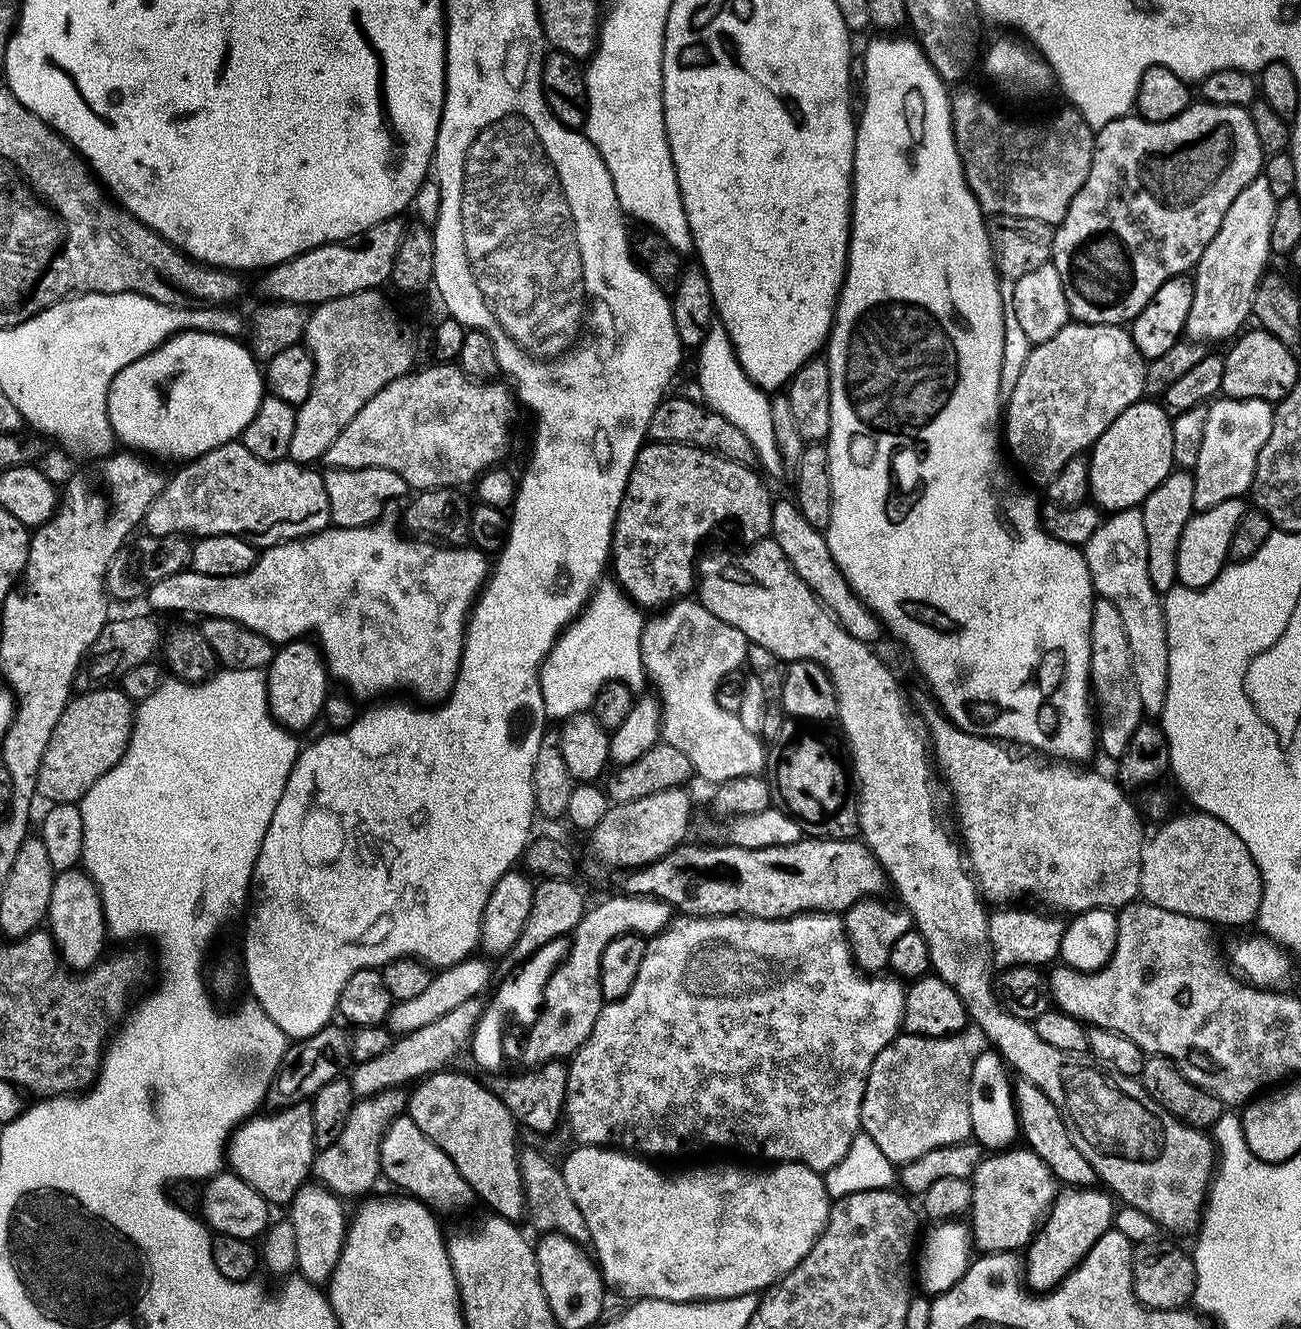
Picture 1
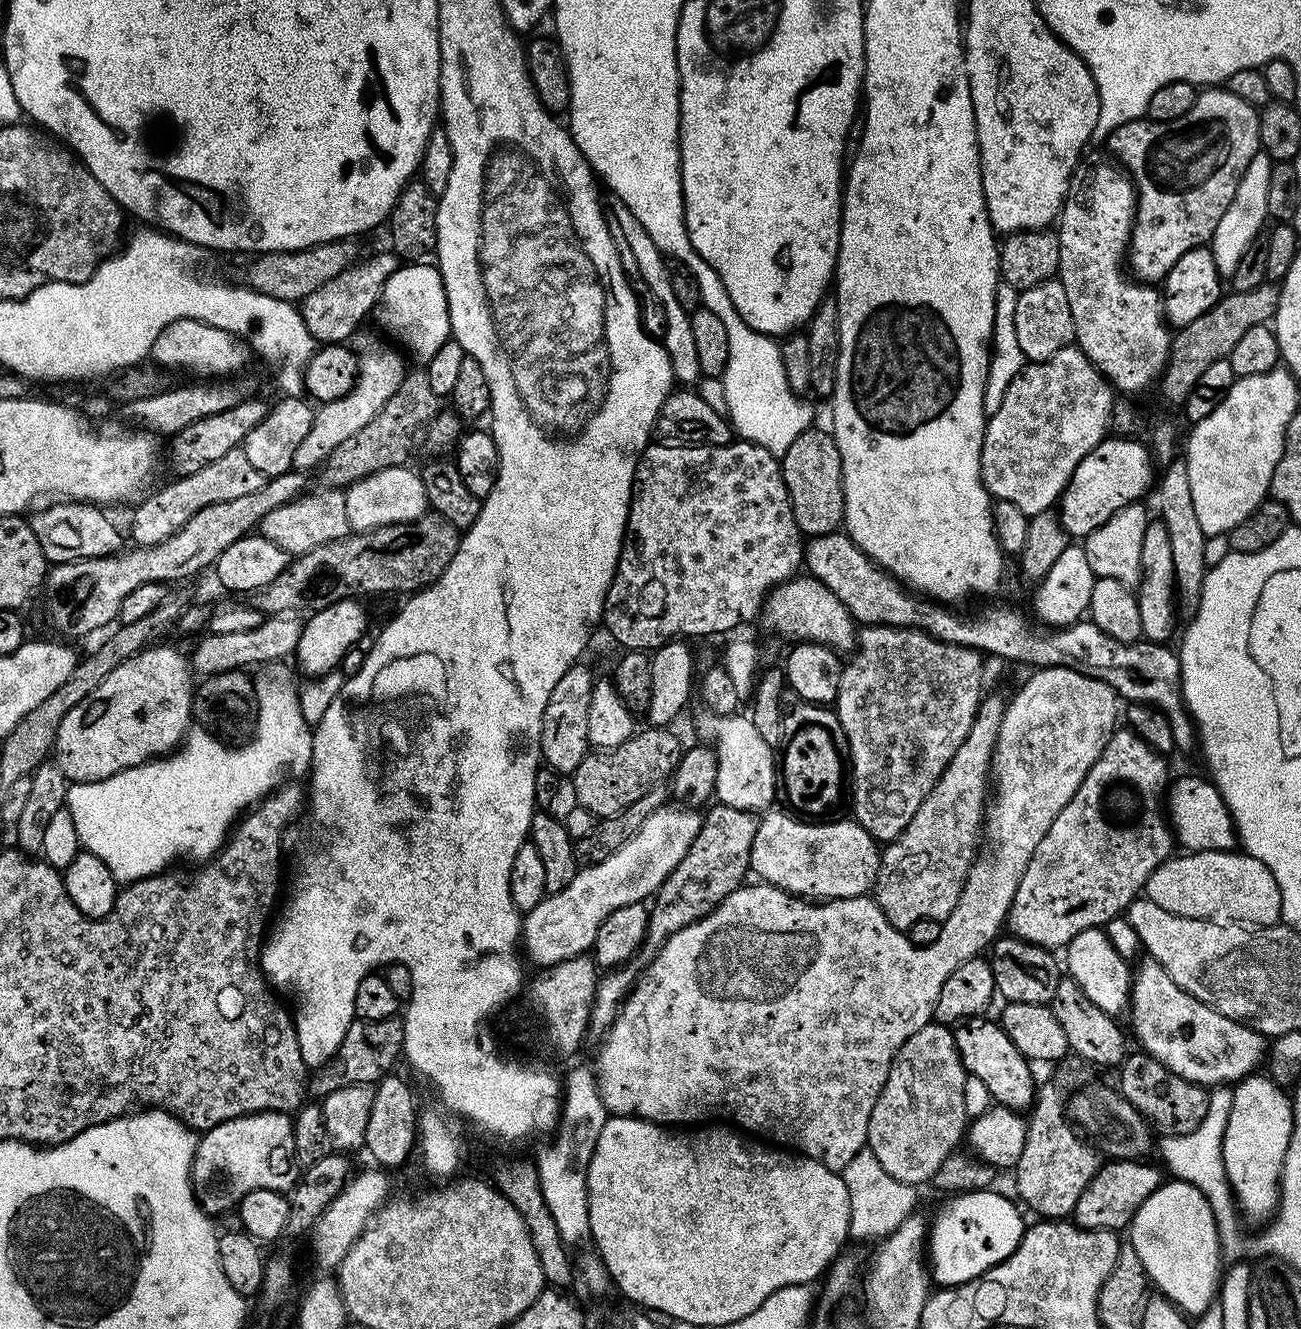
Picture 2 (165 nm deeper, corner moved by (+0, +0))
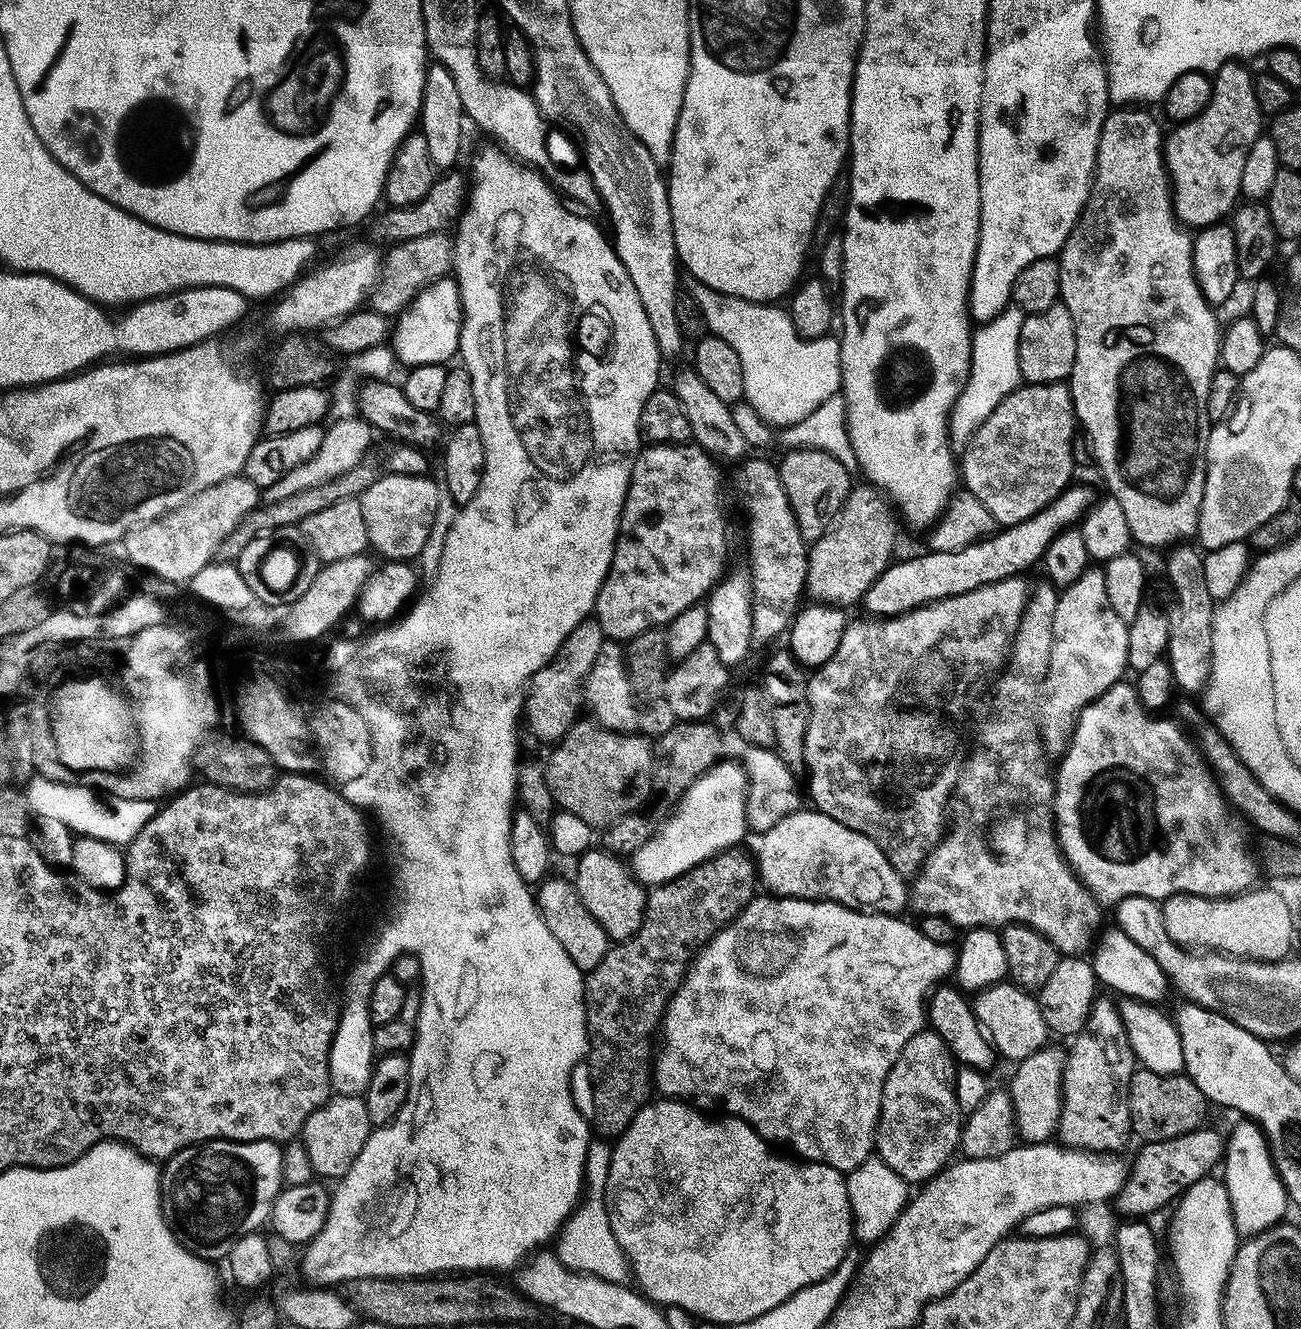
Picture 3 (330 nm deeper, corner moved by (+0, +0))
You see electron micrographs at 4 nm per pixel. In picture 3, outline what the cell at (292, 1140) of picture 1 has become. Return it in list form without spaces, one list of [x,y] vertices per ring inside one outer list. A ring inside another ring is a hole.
[[[210,1140],[203,1144],[193,1144],[191,1148],[184,1148],[180,1152],[176,1152],[173,1156],[169,1156],[163,1161],[162,1171],[160,1174],[160,1208],[164,1212],[165,1220],[173,1225],[181,1224],[181,1228],[175,1229],[176,1238],[180,1241],[180,1245],[188,1248],[198,1258],[209,1262],[223,1261],[226,1253],[232,1244],[238,1238],[242,1238],[246,1234],[263,1229],[269,1223],[272,1214],[272,1204],[276,1197],[282,1191],[282,1148],[277,1141],[274,1140]]]

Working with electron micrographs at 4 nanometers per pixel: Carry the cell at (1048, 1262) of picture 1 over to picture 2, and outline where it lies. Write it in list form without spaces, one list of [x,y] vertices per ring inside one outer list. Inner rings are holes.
[[[1147,1159],[1138,1160],[1113,1160],[1101,1163],[1100,1168],[1094,1174],[1092,1181],[1082,1190],[1082,1198],[1078,1198],[1074,1213],[1074,1222],[1080,1228],[1098,1230],[1127,1229],[1134,1214],[1142,1206],[1142,1202],[1150,1194],[1154,1194],[1162,1183],[1160,1172],[1152,1164],[1147,1164]]]

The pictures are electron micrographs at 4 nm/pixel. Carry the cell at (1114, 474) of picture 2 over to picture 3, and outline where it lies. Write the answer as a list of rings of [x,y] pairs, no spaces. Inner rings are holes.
[[[1073,482],[1059,492],[1038,514],[1017,524],[1010,524],[993,531],[991,536],[974,542],[962,550],[953,552],[925,551],[925,556],[912,556],[909,560],[897,559],[888,565],[870,586],[862,599],[868,614],[876,618],[901,616],[903,612],[913,612],[924,604],[933,604],[947,596],[966,594],[1006,578],[1024,576],[1048,552],[1056,535],[1067,533],[1068,529],[1079,525],[1085,512],[1092,507],[1094,495],[1084,484]]]

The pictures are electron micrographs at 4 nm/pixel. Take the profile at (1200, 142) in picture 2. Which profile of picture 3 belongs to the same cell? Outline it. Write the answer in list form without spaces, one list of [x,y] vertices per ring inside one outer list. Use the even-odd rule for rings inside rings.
[[[1239,60],[1223,64],[1212,76],[1210,106],[1167,133],[1164,165],[1172,182],[1172,209],[1176,211],[1176,219],[1189,229],[1221,223],[1241,199],[1242,170],[1250,146],[1262,135],[1262,113],[1252,85],[1254,72],[1248,66]]]

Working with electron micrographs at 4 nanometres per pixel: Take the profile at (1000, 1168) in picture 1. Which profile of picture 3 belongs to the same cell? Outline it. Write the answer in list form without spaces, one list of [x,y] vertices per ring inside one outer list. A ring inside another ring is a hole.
[[[1098,998],[1092,1003],[1090,1018],[1075,1042],[1067,1045],[1062,1082],[1062,1108],[1056,1126],[1059,1143],[1065,1148],[1078,1148],[1086,1152],[1116,1154],[1131,1139],[1132,1123],[1129,1116],[1128,1088],[1138,1061],[1124,1029],[1117,1001]]]

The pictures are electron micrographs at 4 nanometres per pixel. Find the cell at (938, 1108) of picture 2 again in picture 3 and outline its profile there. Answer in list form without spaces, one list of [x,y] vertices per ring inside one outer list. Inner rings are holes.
[[[921,1030],[902,1046],[902,1054],[898,1054],[886,1078],[874,1148],[880,1160],[909,1185],[923,1185],[957,1155],[962,1113],[954,1094],[956,1070],[950,1050],[939,1034]]]

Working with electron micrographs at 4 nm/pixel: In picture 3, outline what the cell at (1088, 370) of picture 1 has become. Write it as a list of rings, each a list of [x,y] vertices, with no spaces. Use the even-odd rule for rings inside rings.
[[[1067,383],[1059,384],[1026,384],[1010,393],[978,426],[978,430],[969,438],[963,449],[964,460],[959,461],[958,468],[962,473],[962,484],[967,492],[974,494],[986,510],[990,510],[993,521],[997,525],[1017,524],[1042,510],[1059,493],[1073,483],[1074,463],[1071,444],[1077,435],[1076,411],[1072,405],[1072,391]]]

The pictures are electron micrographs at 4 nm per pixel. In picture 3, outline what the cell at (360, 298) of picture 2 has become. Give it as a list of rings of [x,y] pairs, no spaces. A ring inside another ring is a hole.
[[[439,232],[422,234],[422,238],[410,238],[406,242],[391,245],[388,253],[383,253],[380,274],[370,293],[370,306],[383,316],[399,316],[423,288],[452,272],[453,243],[453,237],[448,232]]]

